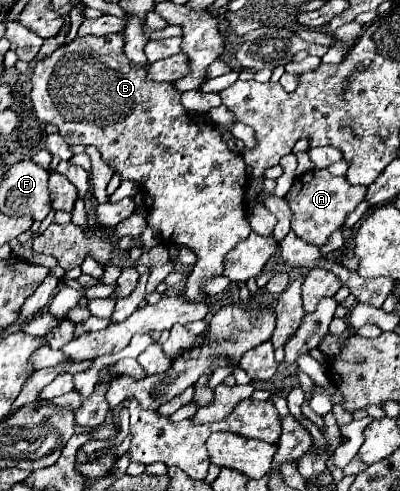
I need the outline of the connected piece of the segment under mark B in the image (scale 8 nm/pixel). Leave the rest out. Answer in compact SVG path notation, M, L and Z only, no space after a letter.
M119 32L109 36L75 38L35 64L31 102L37 118L55 124L67 144L97 146L101 158L121 176L121 180L133 180L147 190L153 198L153 212L149 212L147 222L161 232L165 242L189 246L197 256L191 278L187 278L181 294L193 302L205 296L205 280L223 274L229 250L251 232L245 212L245 162L241 154L227 148L213 124L187 122L187 112L181 106L181 92L177 92L171 82L149 82L145 76L147 70L143 66L129 66L123 54L123 36Z

